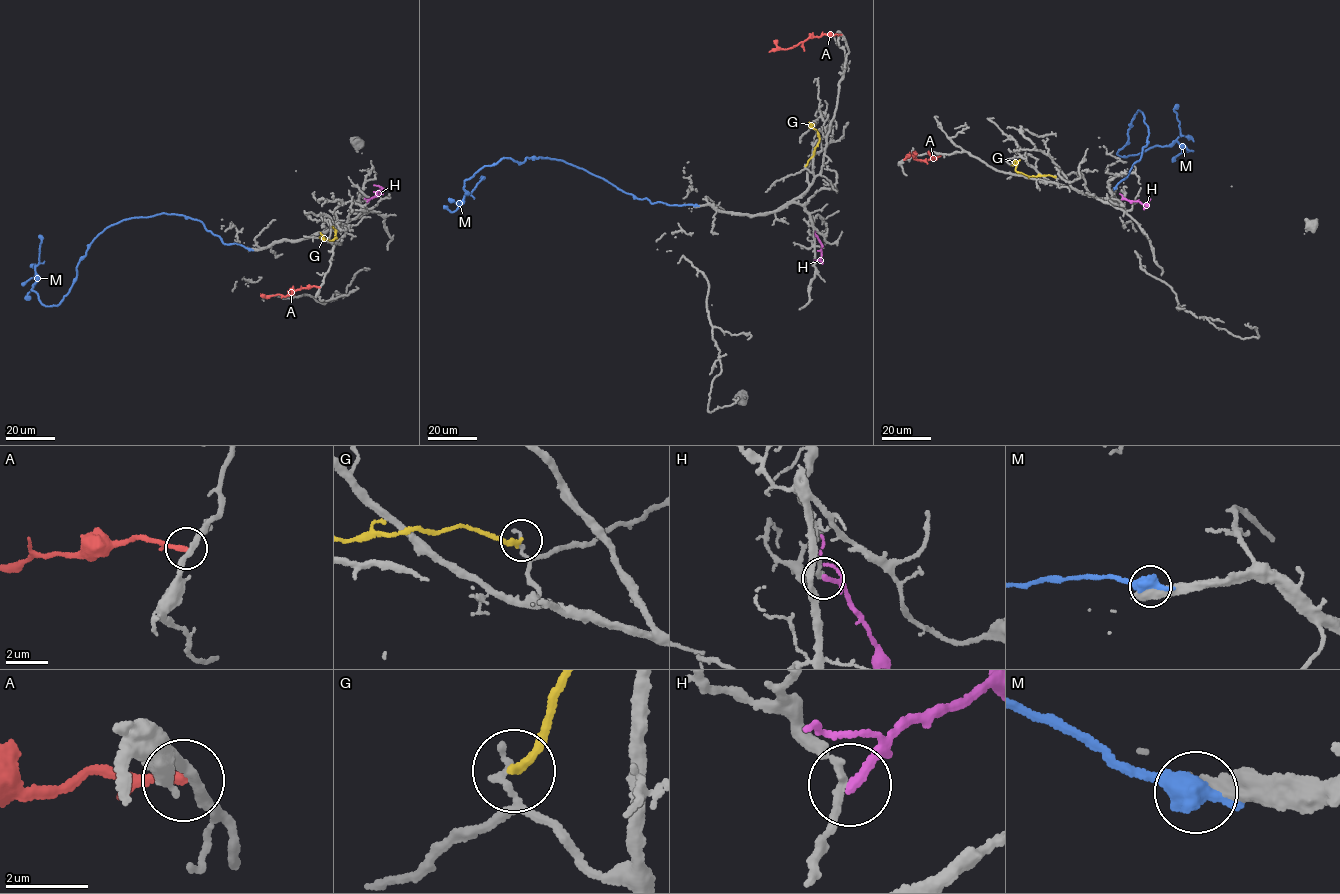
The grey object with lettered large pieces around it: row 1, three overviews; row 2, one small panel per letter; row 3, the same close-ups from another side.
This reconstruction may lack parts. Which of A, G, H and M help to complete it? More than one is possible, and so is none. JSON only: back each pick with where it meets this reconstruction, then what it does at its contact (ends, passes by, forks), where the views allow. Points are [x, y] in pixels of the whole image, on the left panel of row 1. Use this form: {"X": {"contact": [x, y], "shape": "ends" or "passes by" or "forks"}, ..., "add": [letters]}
{"add": []}

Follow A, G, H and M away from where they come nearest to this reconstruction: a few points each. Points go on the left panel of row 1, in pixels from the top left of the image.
A: (319, 287), (301, 288), (285, 296), (260, 294)
G: (332, 226), (336, 231), (333, 240), (319, 236)
H: (367, 202), (381, 188), (373, 185)
M: (250, 249), (224, 244), (183, 215), (123, 219), (90, 244), (60, 303), (45, 305), (31, 289), (39, 235)

